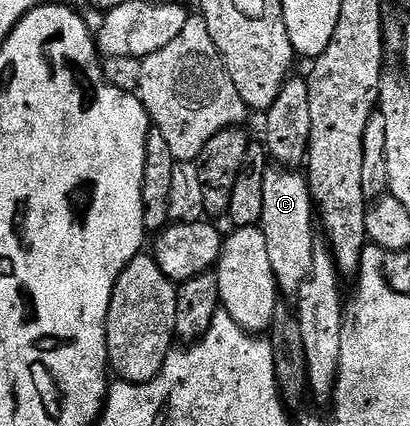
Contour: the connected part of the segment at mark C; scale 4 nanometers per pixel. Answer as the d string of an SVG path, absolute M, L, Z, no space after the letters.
M288 166L269 167L264 185L262 218L258 225L266 234L266 250L270 253L270 266L274 266L276 275L276 287L281 293L295 297L312 275L312 263L314 262L315 233L312 233L312 220L314 224L314 205L312 203L312 191L308 189L307 179L300 176L299 171Z

